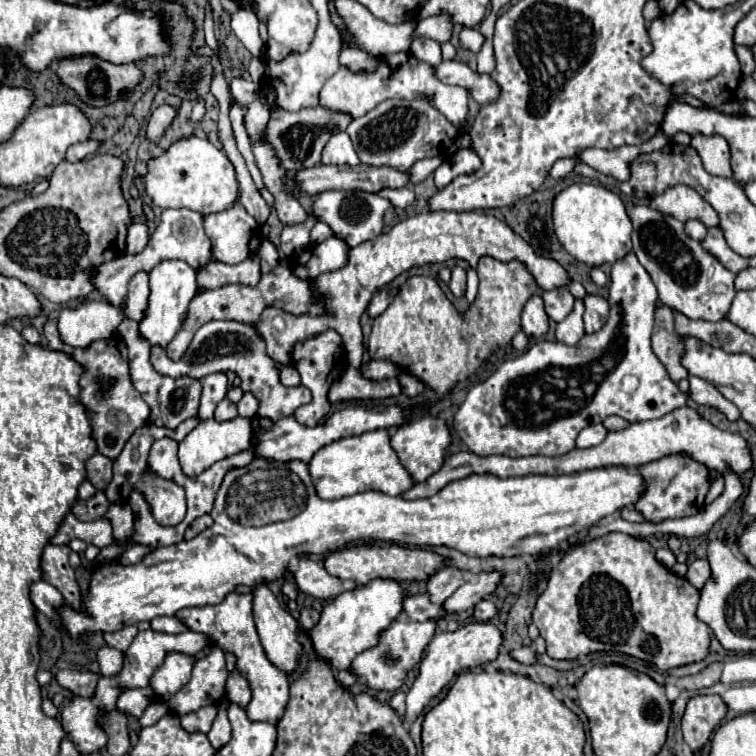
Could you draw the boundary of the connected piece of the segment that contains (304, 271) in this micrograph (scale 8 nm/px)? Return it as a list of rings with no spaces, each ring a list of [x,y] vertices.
[[[330,236],[322,244],[310,246],[298,256],[300,266],[292,266],[292,272],[302,280],[314,280],[322,272],[338,270],[346,264],[348,244],[338,236]]]

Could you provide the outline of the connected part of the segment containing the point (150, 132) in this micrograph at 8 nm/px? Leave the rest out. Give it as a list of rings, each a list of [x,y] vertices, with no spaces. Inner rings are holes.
[[[164,104],[160,108],[156,108],[148,120],[148,128],[146,128],[146,138],[150,142],[160,142],[160,138],[168,132],[170,124],[174,122],[174,118],[178,116],[178,110]]]

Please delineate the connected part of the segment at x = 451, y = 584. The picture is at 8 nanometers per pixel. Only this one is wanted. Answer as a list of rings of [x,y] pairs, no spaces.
[[[446,566],[442,570],[438,570],[430,582],[428,582],[428,592],[432,602],[444,602],[446,598],[450,598],[462,584],[464,584],[464,572],[452,566]]]

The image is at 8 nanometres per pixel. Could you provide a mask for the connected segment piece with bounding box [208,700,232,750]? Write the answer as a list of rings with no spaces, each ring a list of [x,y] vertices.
[[[222,700],[220,704],[218,704],[218,716],[216,716],[216,720],[214,720],[214,724],[212,724],[212,730],[208,732],[208,740],[210,740],[210,744],[216,748],[216,750],[220,750],[228,740],[230,740],[230,736],[232,736],[232,728],[230,728],[230,722],[228,722],[228,718],[226,718],[226,708],[228,708],[228,700]]]

